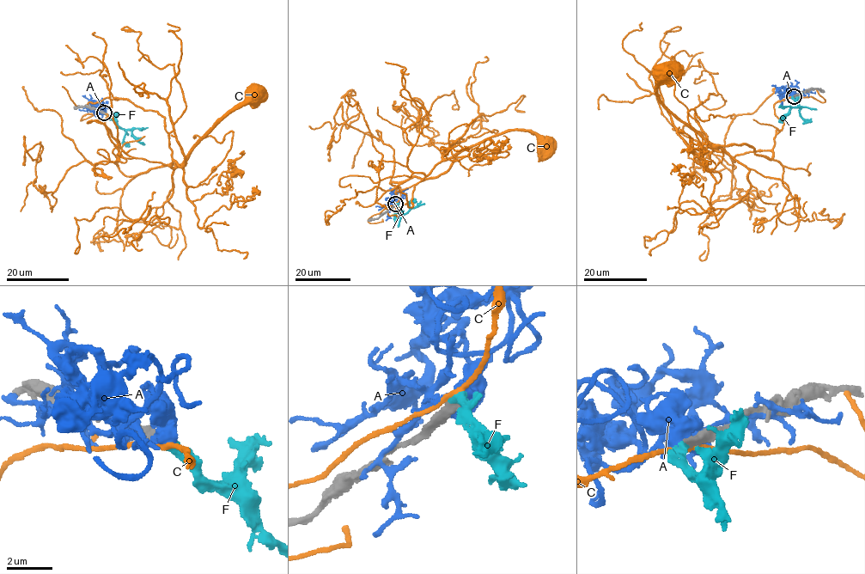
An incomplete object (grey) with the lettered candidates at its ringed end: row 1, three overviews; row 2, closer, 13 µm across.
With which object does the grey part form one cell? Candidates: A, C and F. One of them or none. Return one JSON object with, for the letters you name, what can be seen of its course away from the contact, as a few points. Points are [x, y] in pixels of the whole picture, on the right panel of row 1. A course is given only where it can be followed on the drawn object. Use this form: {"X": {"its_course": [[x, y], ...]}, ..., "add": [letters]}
{"F": {"its_course": [[794, 96], [801, 107], [794, 106], [780, 119], [782, 122]]}, "add": ["F"]}

